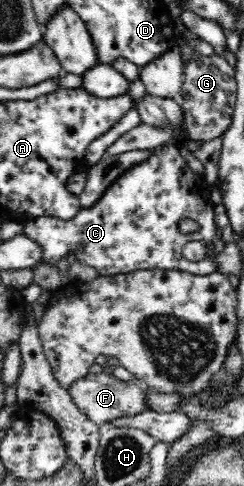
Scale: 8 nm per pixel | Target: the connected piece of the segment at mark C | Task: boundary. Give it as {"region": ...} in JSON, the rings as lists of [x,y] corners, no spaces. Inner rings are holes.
{"region":[[[175,142],[156,147],[149,160],[125,170],[95,206],[82,208],[71,220],[39,216],[24,221],[23,235],[35,241],[40,251],[39,259],[31,266],[32,271],[42,262],[57,266],[72,251],[77,253],[77,260],[87,263],[103,276],[159,269],[201,276],[217,271],[213,240],[219,238],[219,229],[214,218],[216,204],[211,201],[208,191],[209,177],[195,173],[179,148]],[[182,219],[197,222],[199,230],[183,234],[178,224]],[[195,241],[205,243],[211,253],[201,262],[183,257],[183,248]]]}

